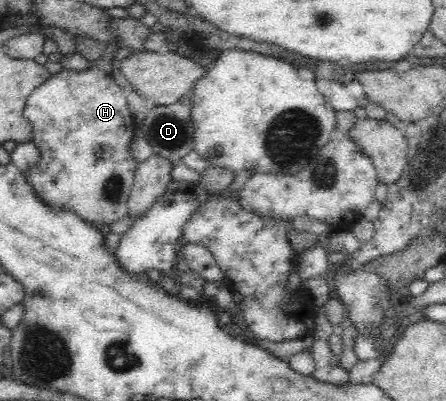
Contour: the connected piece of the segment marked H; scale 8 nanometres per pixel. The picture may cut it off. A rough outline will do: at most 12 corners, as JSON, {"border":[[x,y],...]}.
{"border":[[104,66],[27,99],[47,206],[100,228],[127,216],[136,128]]}

